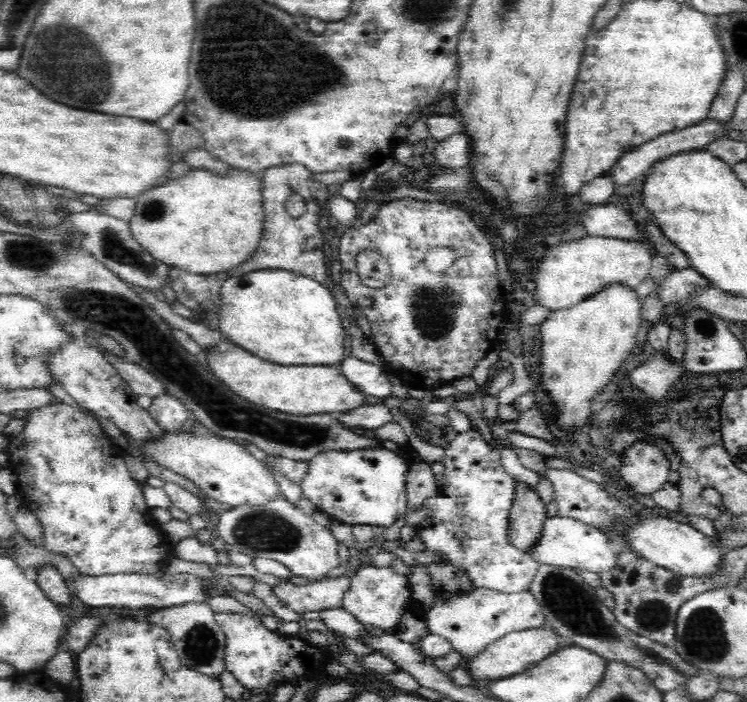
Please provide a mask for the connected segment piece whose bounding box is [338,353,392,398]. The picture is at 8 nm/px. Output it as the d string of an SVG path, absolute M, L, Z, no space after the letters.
M348 354L338 364L341 373L365 395L388 398L392 394L392 384L386 376L386 369L372 362L361 360Z

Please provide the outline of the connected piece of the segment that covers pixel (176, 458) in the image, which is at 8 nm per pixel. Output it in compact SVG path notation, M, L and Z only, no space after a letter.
M164 432L158 434L162 440L154 442L140 442L140 450L152 458L153 463L173 470L176 475L192 481L207 498L214 498L228 506L240 506L243 504L263 505L278 496L282 492L268 471L268 467L256 460L252 454L246 452L245 446L231 439L220 438L216 434L204 436L200 432Z

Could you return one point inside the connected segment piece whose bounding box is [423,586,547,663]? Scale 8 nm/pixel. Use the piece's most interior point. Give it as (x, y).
(472, 621)

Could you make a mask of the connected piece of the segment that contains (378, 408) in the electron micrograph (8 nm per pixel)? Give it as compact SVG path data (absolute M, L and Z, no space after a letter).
M383 404L364 405L353 412L337 414L338 421L348 429L376 429L392 421L392 413Z

